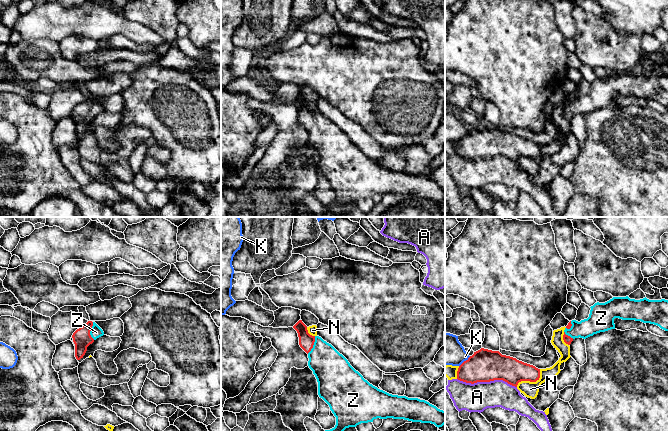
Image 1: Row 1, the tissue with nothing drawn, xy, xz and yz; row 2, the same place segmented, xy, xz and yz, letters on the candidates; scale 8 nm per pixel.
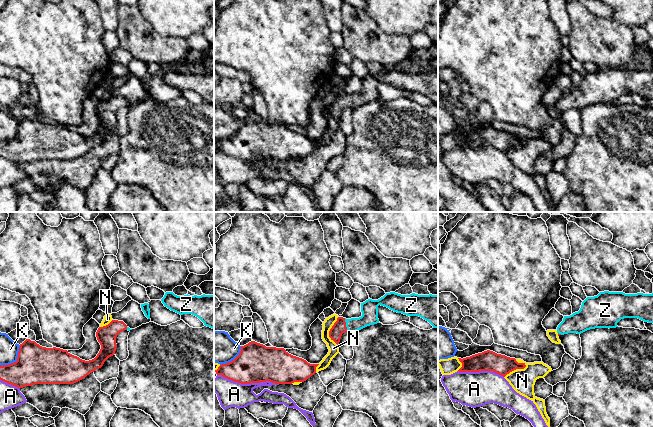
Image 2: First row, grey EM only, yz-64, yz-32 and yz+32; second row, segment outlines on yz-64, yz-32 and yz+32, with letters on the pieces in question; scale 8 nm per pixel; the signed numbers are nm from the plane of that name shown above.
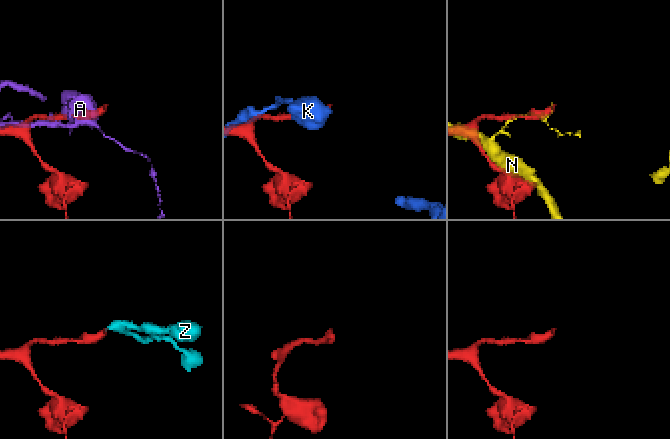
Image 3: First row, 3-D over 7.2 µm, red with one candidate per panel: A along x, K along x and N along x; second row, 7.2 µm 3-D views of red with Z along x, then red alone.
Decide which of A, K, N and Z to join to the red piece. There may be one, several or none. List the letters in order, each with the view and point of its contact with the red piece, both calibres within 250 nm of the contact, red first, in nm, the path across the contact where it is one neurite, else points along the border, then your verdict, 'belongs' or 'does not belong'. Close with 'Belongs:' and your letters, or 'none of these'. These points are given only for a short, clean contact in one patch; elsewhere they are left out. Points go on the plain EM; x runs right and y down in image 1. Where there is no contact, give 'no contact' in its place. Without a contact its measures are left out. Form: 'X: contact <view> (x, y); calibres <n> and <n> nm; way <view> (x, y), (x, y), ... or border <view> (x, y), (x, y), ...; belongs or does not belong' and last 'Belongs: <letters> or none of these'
A: contact yz (487, 157); calibres 260 and 240 nm; does not belong
K: contact yz (464, 137); calibres 260 and 260 nm; does not belong
N: contact yz (531, 157); calibres 200 and 130 nm; does not belong
Z: contact xy (90, 106); calibres 150 and 90 nm; way xy (82, 115), (90, 106), (96, 108); belongs
Belongs: Z

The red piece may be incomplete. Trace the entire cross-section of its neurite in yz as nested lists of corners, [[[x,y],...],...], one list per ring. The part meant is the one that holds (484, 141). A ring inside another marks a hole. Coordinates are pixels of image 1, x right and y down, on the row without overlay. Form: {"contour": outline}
{"contour": [[[481,124],[474,128],[458,144],[457,155],[466,159],[503,156],[517,163],[521,157],[536,158],[540,145],[499,127]]]}

